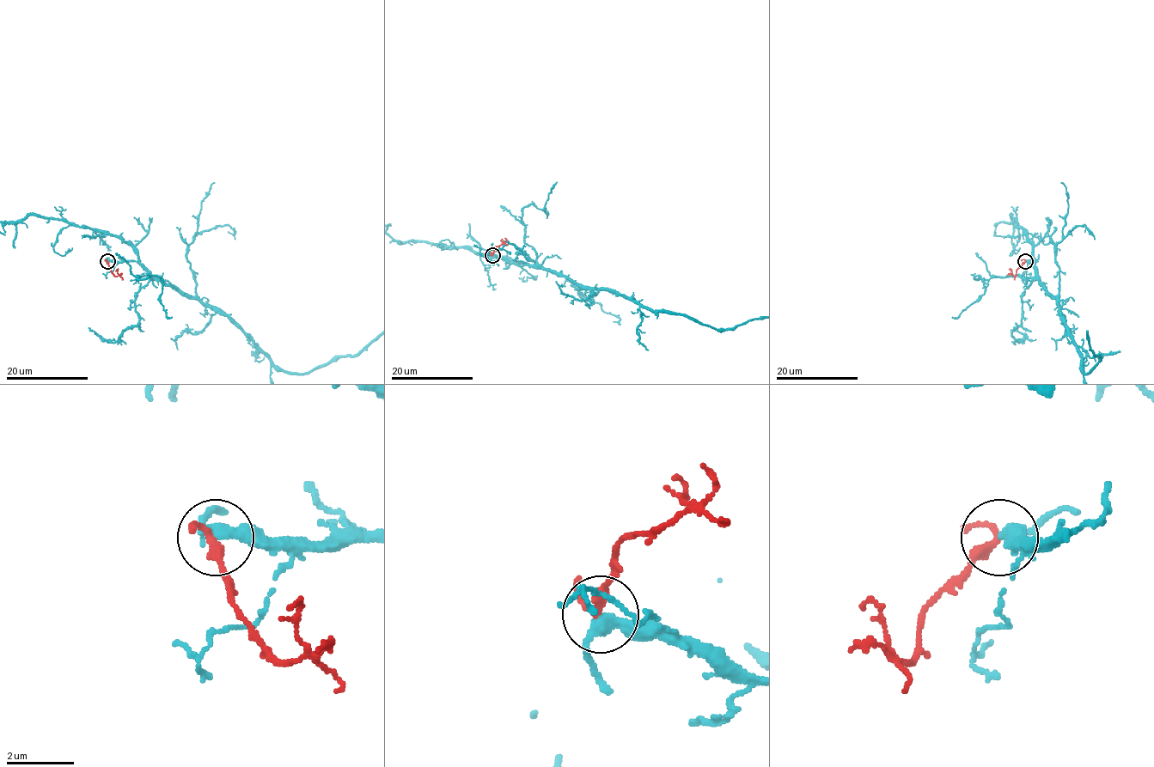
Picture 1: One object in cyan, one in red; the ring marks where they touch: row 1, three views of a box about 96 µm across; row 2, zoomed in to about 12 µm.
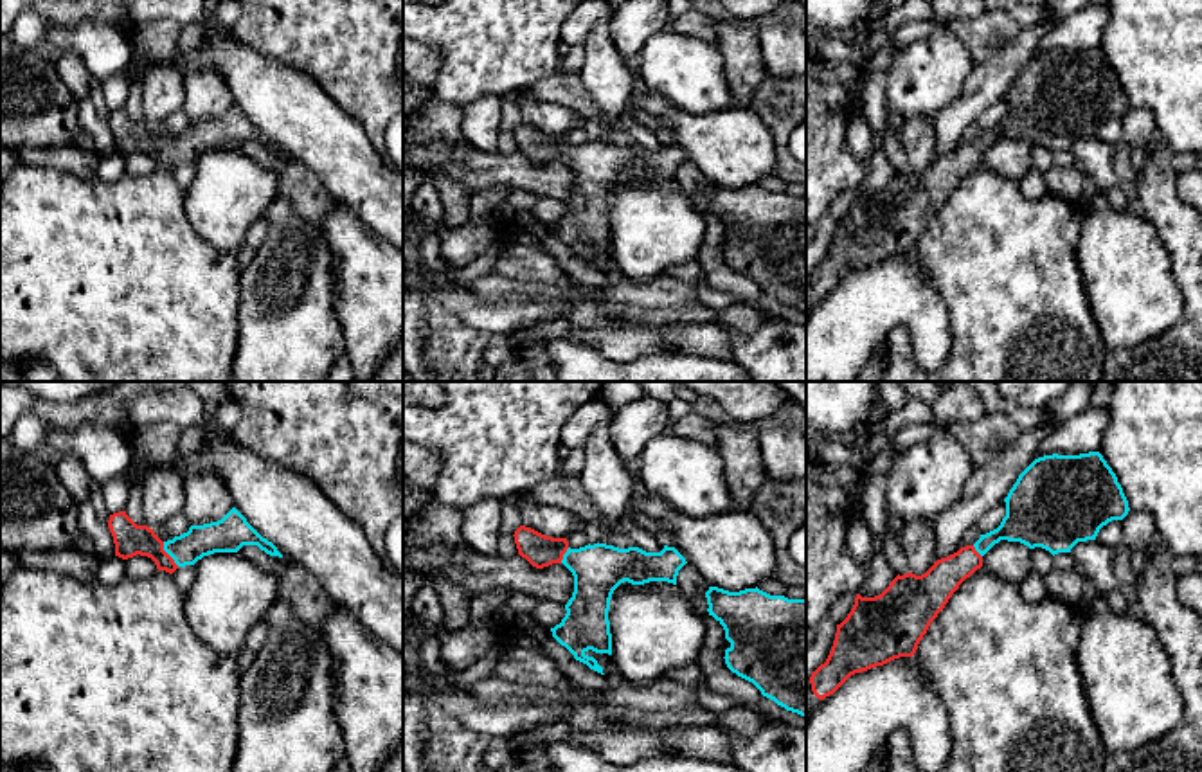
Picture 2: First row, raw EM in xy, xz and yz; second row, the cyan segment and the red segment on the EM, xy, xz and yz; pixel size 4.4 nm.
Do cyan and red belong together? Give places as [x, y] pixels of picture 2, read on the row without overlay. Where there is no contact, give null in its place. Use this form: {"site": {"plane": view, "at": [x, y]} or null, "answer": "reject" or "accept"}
{"site": {"plane": "xy", "at": [168, 150]}, "answer": "accept"}

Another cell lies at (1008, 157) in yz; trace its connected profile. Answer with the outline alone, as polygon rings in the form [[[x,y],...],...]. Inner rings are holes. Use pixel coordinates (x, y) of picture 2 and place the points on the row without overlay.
[[[1000,137],[982,153],[982,166],[1018,182],[1031,167],[1031,146],[1020,139]]]

